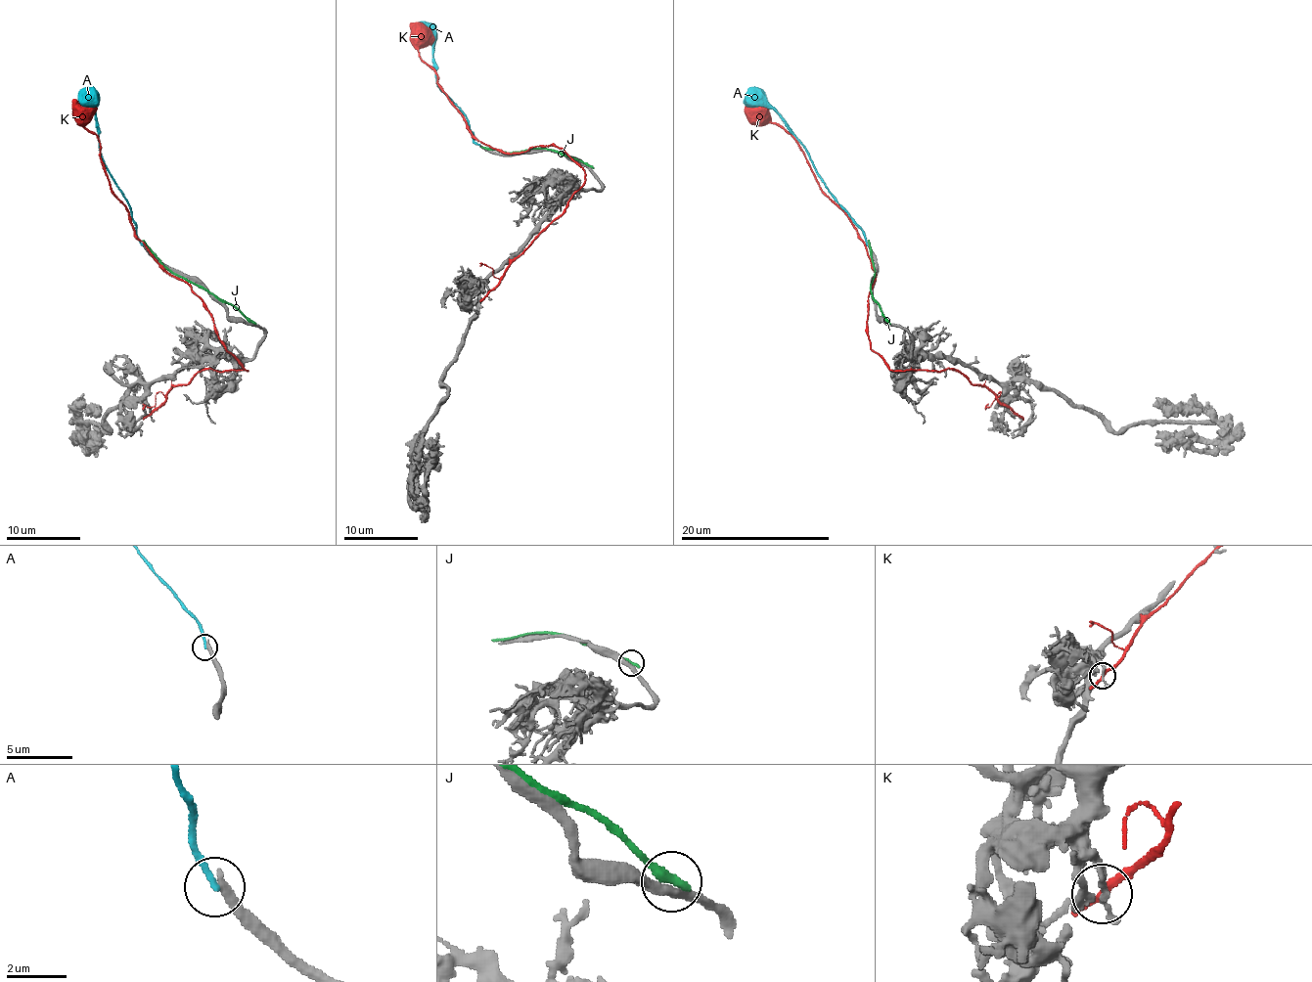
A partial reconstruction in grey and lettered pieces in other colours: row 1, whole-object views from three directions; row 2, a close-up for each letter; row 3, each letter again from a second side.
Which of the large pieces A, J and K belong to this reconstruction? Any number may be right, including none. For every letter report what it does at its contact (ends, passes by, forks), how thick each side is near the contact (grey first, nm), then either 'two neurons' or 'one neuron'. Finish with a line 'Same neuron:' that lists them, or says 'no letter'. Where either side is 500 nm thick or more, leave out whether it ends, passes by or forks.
A: it ends; calibres 320 and 190 nm; two neurons
J: it ends; calibres 320 and 340 nm; two neurons
K: it passes by; calibres 170 and 220 nm; two neurons
Same neuron: no letter

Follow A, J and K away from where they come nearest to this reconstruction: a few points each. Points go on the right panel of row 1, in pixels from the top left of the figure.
A: (867, 244), (863, 229), (828, 188), (791, 128), (772, 108), (751, 105), (744, 99)
J: (887, 322), (870, 292), (874, 276), (869, 241)
K: (1016, 414), (958, 371), (892, 371), (870, 348), (876, 272), (863, 241), (795, 138), (746, 99)

